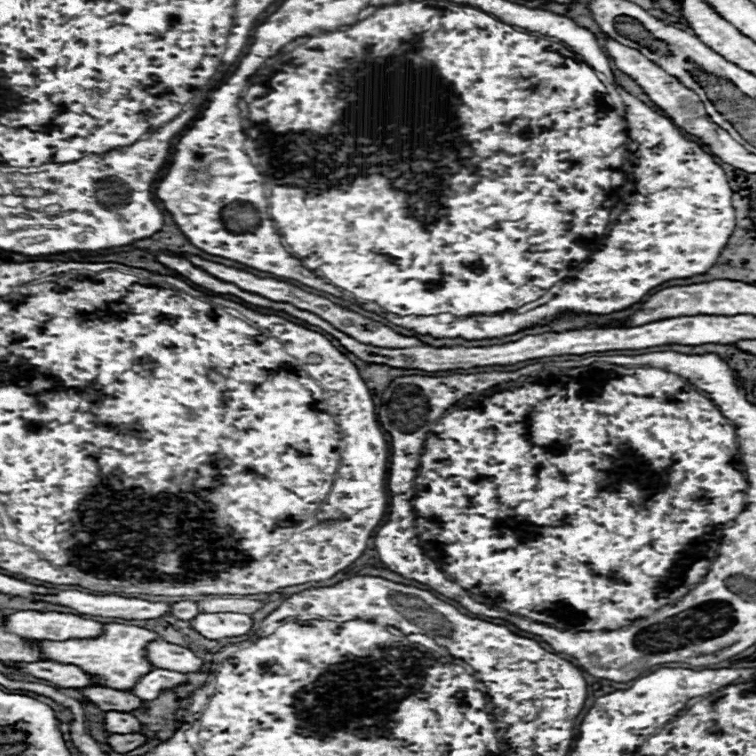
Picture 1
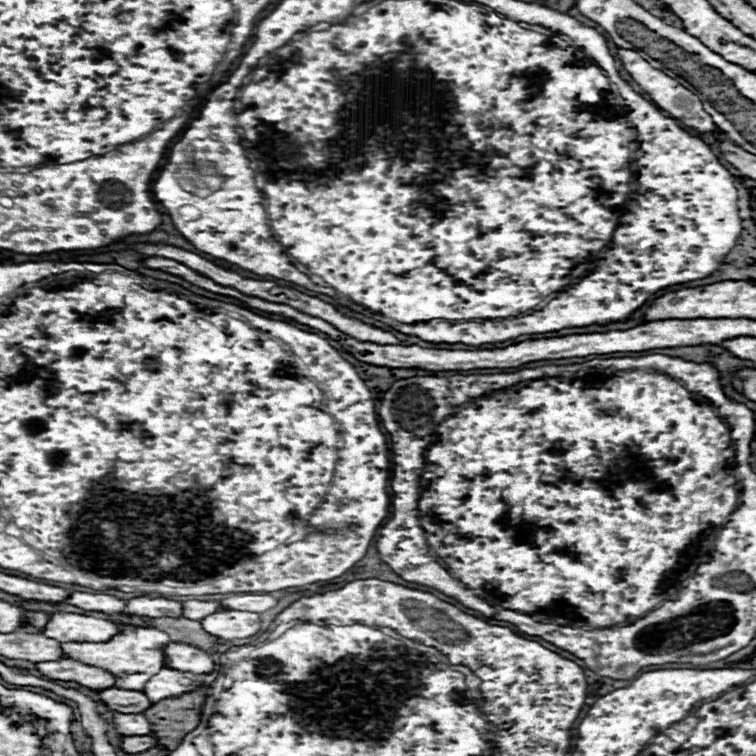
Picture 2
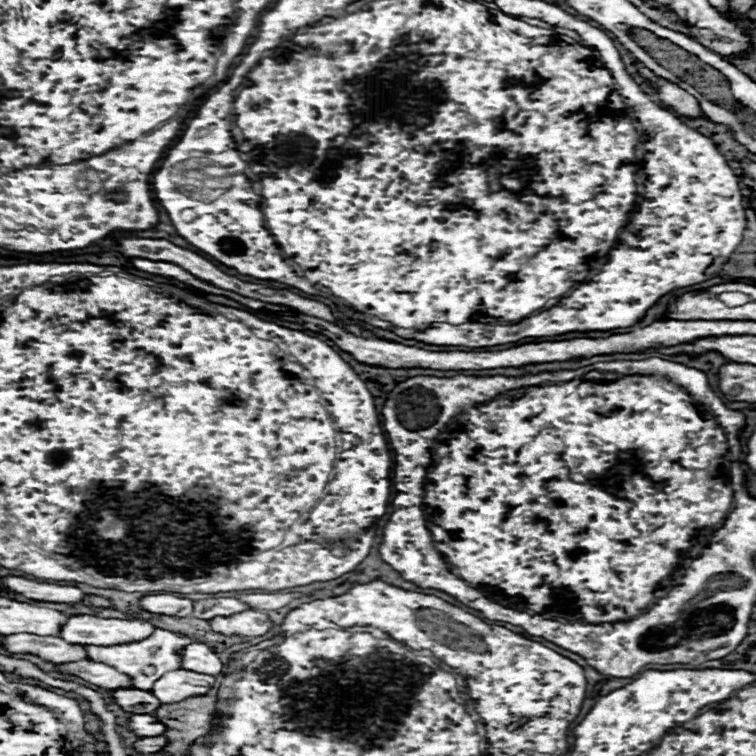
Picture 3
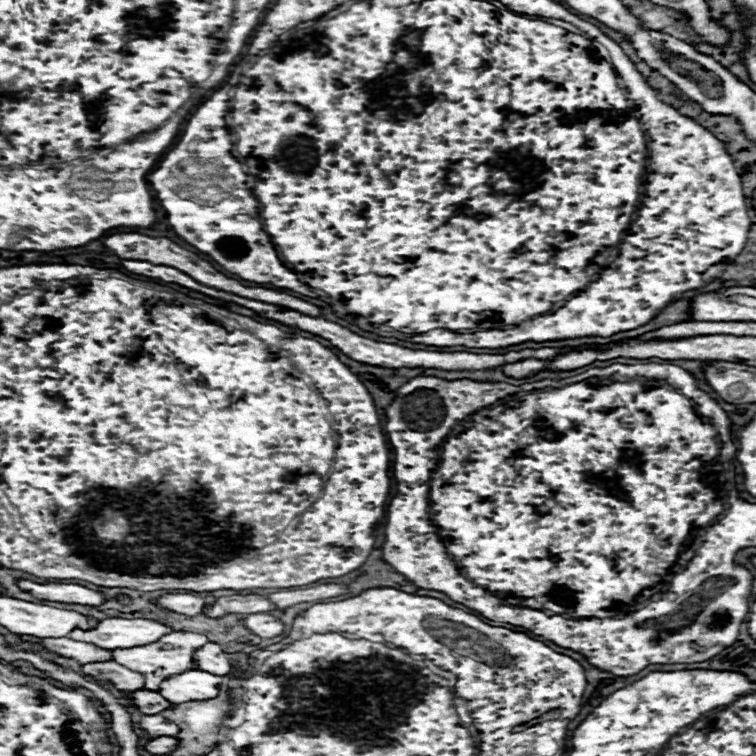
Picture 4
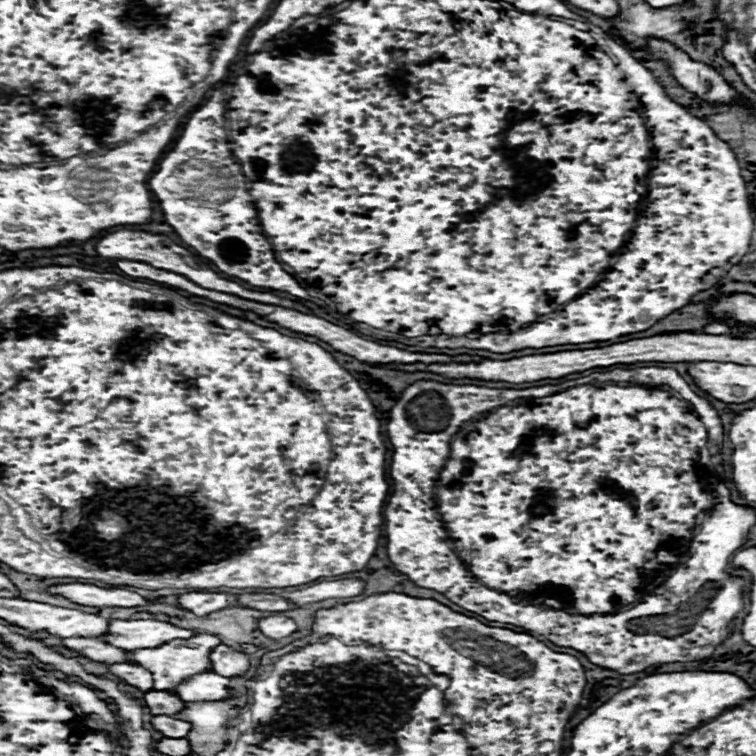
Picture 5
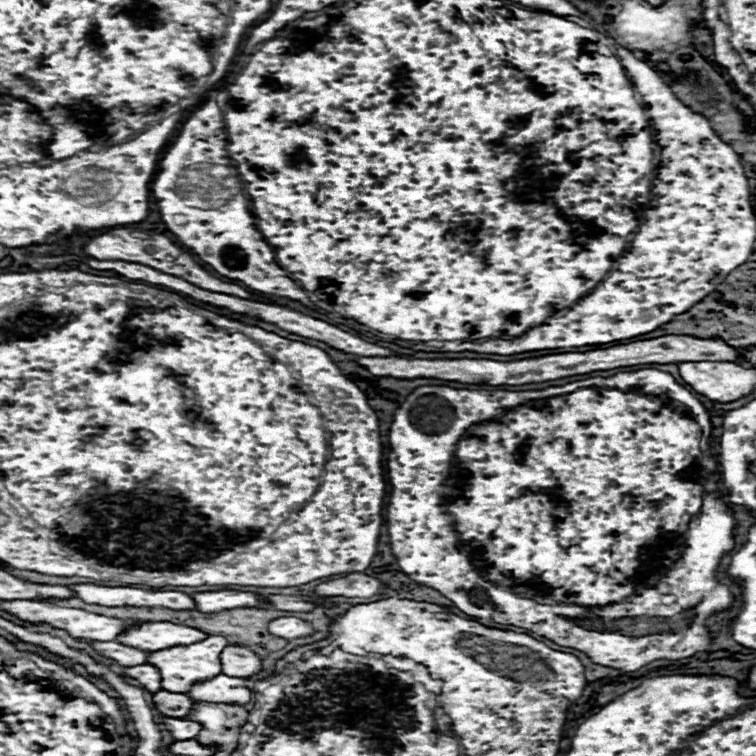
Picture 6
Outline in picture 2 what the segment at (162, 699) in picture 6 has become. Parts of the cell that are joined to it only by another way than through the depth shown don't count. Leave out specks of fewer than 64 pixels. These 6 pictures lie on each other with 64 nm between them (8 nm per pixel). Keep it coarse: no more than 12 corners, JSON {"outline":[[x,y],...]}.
{"outline":[[106,688],[98,698],[116,712],[146,712],[150,700],[140,690]]}

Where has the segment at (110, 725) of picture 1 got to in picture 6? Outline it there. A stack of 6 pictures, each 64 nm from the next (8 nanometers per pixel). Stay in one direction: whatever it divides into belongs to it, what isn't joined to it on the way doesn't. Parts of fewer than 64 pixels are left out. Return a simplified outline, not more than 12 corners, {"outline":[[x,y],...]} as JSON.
{"outline":[[164,718],[176,740],[192,740],[202,730],[198,722]]}

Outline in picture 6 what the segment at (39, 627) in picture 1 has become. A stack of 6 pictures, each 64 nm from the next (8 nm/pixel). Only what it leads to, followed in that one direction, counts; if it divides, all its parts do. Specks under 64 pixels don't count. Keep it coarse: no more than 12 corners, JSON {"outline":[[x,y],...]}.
{"outline":[[150,622],[132,628],[118,642],[158,650],[206,640],[206,632]]}

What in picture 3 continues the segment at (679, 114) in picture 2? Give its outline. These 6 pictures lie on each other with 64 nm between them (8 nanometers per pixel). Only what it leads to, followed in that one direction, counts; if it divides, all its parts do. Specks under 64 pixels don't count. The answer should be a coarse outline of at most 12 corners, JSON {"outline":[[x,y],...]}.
{"outline":[[640,68],[640,76],[660,86],[658,98],[676,114],[702,114],[696,98],[676,84]]}

